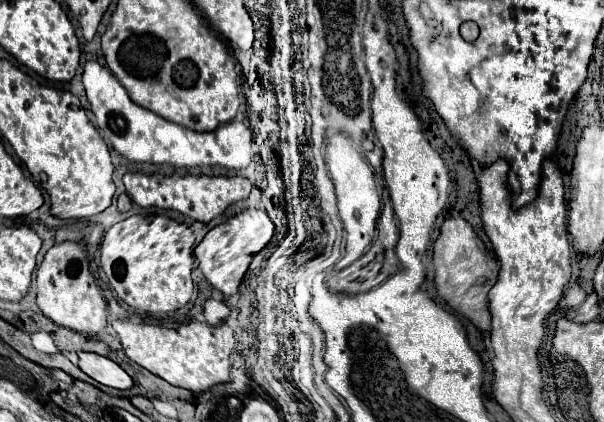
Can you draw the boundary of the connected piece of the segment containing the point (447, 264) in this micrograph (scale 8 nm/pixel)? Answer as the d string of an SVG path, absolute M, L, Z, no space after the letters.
M450 218L442 224L440 236L434 244L434 268L436 268L436 290L446 300L446 304L466 316L478 330L490 330L488 312L488 290L498 280L498 262L486 252L484 242L472 230L472 226L462 218Z

